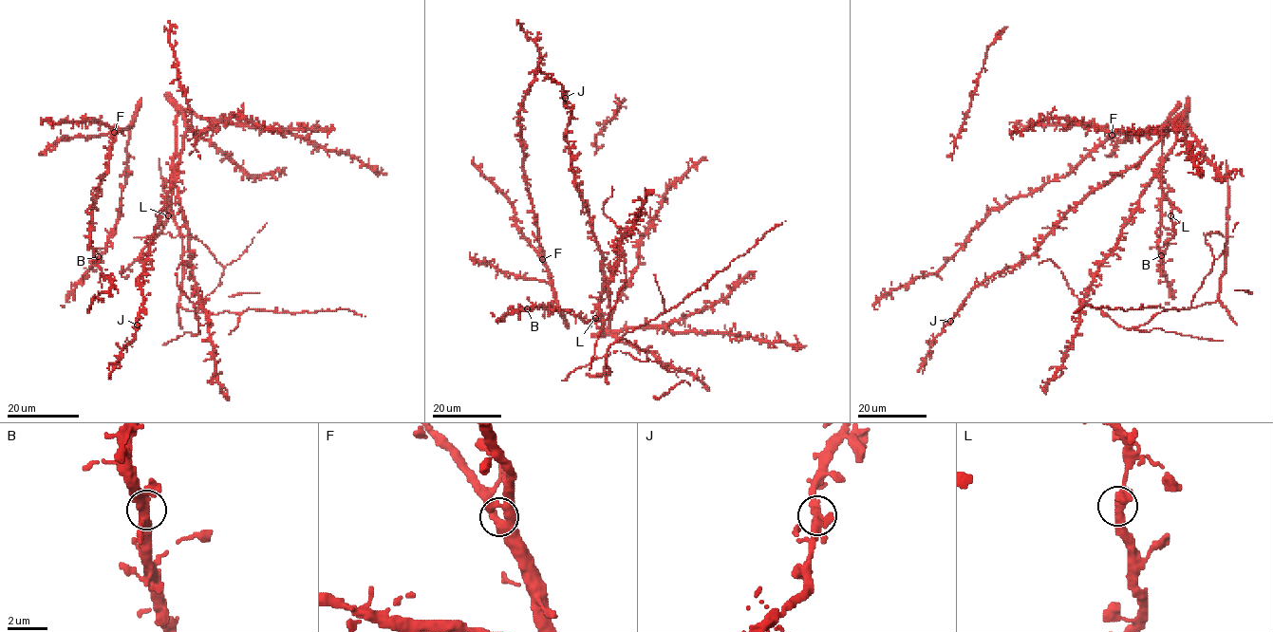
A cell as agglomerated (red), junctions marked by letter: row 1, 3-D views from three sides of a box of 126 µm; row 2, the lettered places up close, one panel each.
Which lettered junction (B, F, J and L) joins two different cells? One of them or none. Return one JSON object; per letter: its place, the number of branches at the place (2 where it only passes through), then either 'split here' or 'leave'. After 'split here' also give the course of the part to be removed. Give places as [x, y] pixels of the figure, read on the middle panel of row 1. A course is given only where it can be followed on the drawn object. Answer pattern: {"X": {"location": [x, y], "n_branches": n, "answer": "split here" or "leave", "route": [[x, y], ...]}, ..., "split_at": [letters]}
{"B": {"location": [527, 308], "n_branches": 3, "answer": "leave"}, "F": {"location": [542, 259], "n_branches": 3, "answer": "leave"}, "J": {"location": [565, 98], "n_branches": 3, "answer": "leave"}, "L": {"location": [595, 318], "n_branches": 3, "answer": "leave"}, "split_at": []}

